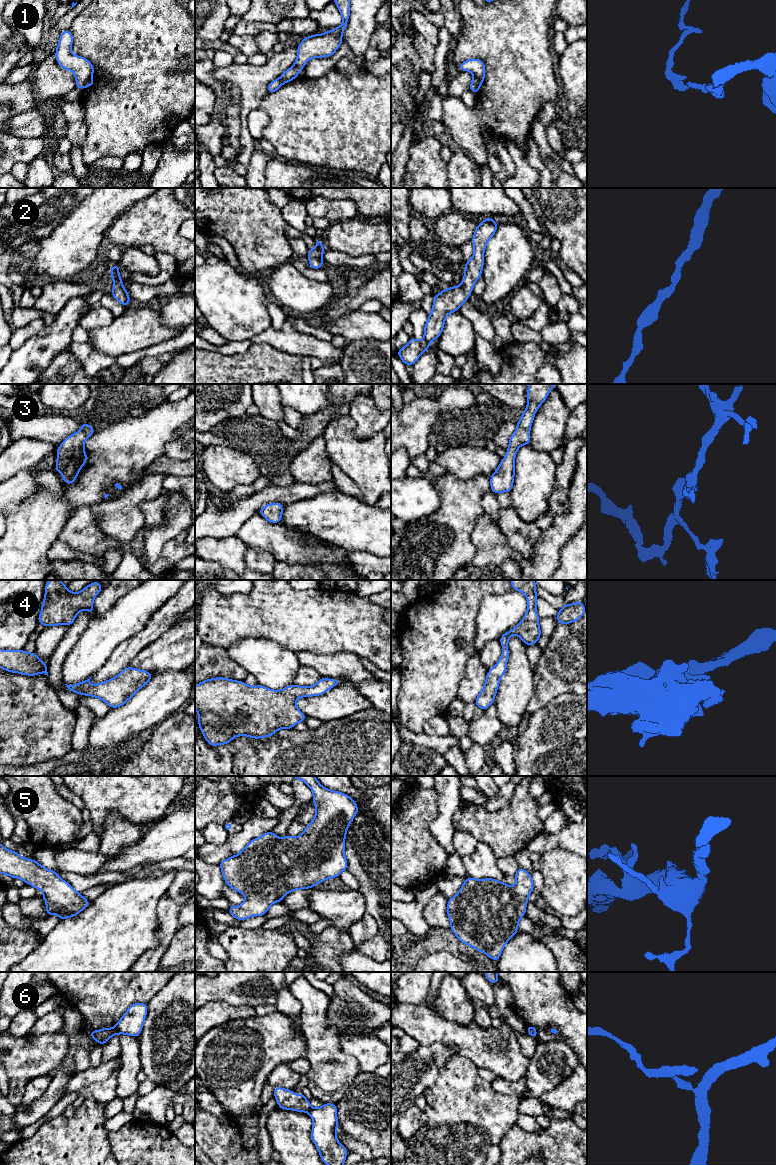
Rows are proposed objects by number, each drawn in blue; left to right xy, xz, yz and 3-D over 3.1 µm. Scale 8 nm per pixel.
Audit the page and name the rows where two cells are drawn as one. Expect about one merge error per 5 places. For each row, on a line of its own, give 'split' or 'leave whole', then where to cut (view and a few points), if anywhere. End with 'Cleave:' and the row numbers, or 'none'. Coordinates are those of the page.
1: split; cut in xy along (91, 76), (83, 87)
2: leave whole; no cut
3: leave whole; no cut
4: leave whole; no cut
5: leave whole; no cut
6: split; cut in xy along (112, 1028), (114, 1033)
Cleave: 1, 6

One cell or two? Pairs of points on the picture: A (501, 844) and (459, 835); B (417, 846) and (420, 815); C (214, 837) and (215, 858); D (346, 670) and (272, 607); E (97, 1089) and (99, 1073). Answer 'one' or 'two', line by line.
A: two
B: one
C: two
D: two
E: two

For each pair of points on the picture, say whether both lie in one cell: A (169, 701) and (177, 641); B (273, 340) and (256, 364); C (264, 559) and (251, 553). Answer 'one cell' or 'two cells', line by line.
A: two cells
B: two cells
C: one cell

